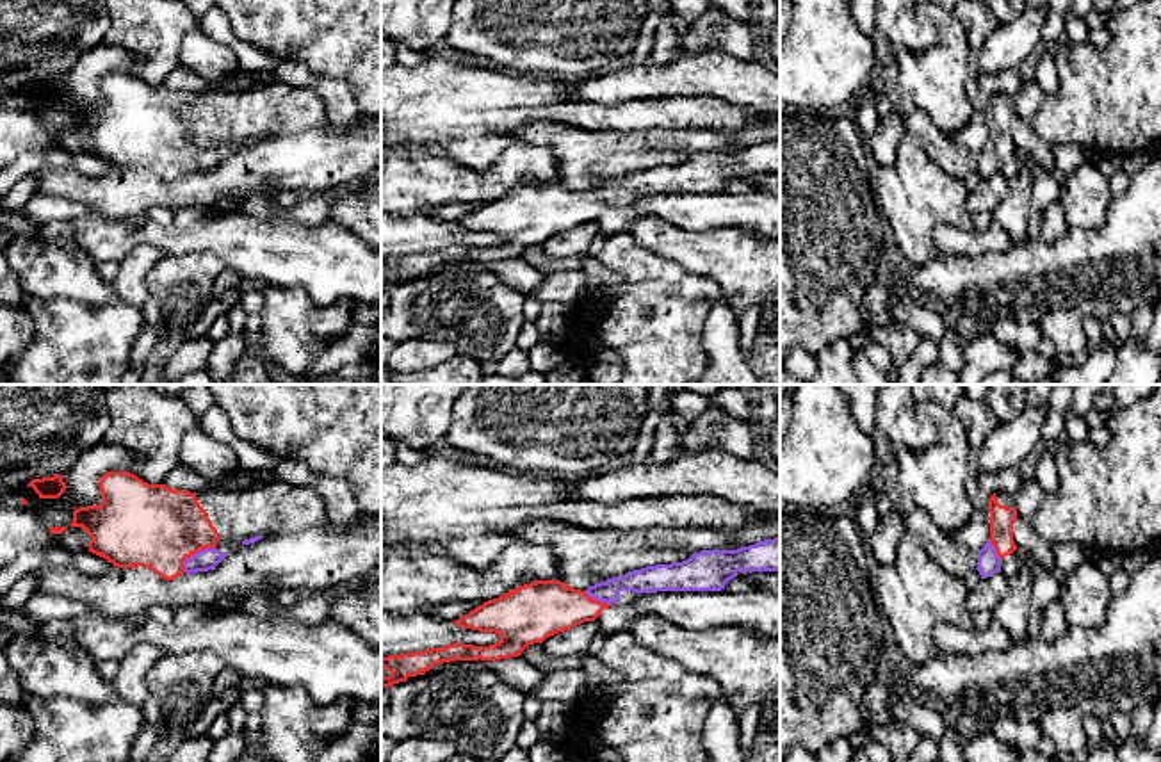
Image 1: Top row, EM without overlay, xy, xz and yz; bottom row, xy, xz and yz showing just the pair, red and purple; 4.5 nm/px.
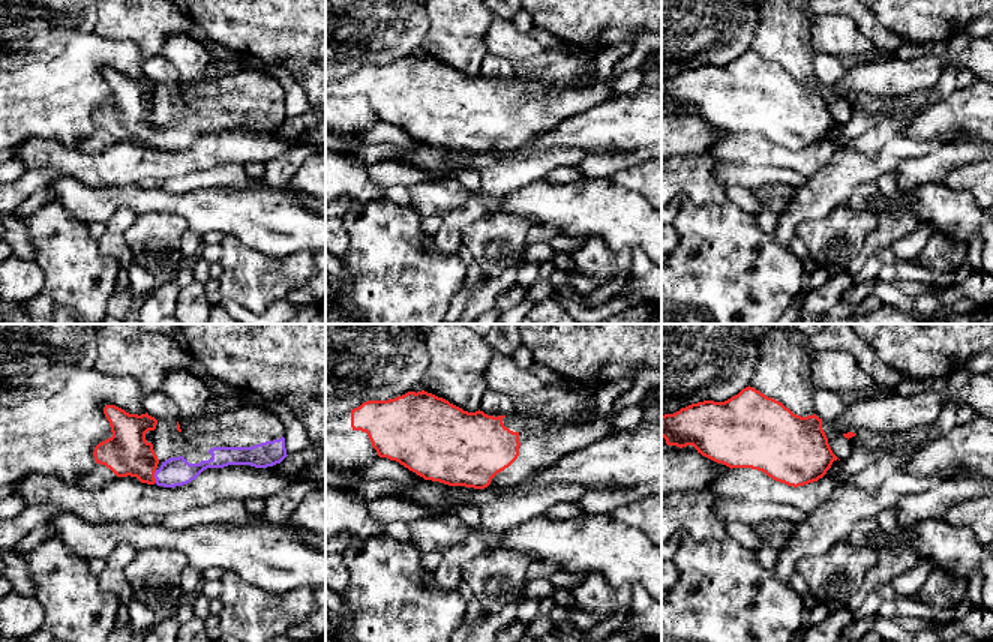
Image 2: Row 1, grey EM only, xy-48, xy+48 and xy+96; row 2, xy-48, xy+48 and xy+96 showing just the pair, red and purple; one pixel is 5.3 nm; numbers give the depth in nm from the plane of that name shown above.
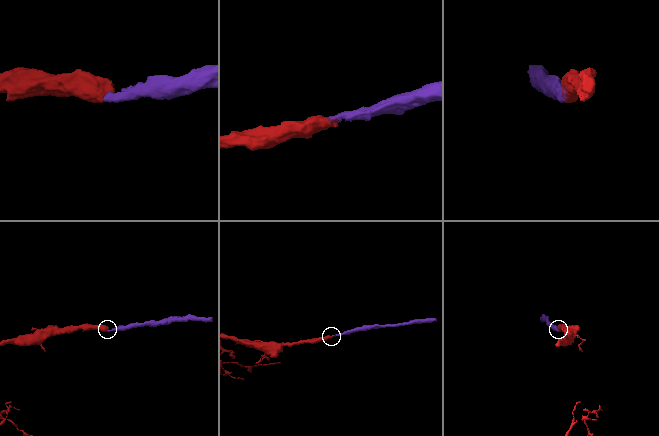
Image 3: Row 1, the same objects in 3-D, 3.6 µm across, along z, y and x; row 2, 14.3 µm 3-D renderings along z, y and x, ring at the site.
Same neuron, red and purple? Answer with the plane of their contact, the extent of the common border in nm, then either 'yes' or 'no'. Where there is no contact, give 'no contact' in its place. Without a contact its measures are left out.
xy | 190 nm | yes

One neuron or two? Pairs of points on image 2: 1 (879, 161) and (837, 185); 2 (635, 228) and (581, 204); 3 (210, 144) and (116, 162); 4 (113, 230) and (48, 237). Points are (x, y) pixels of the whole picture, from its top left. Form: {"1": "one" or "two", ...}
{"1": "one", "2": "one", "3": "one", "4": "two"}

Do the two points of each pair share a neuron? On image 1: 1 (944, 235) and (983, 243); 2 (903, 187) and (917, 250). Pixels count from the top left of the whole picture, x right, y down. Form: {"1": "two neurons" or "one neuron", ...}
{"1": "one neuron", "2": "one neuron"}

